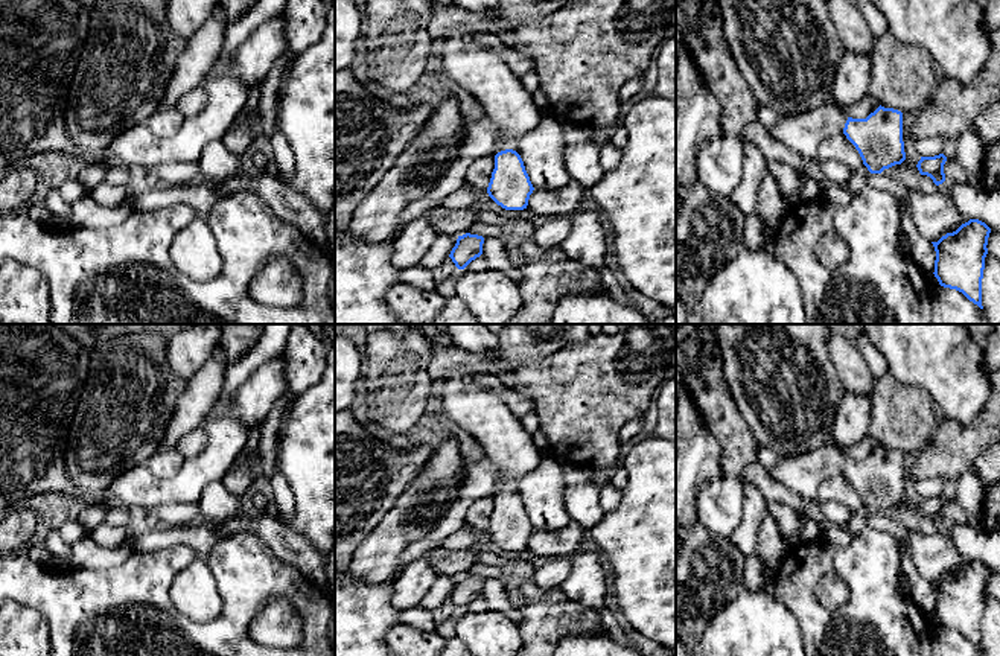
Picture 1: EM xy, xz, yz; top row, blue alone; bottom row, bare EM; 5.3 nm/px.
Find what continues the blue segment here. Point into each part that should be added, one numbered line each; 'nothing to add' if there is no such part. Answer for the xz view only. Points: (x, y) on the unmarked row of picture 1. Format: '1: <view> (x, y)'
1: xz (480, 411)

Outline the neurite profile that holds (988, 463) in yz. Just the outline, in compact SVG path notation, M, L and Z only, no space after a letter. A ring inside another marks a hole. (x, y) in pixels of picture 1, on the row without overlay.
M1000 441L989 444L977 457L976 476L983 492L1000 481Z

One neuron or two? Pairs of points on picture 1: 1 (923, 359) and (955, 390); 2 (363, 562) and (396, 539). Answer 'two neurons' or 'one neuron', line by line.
1: one neuron
2: one neuron

